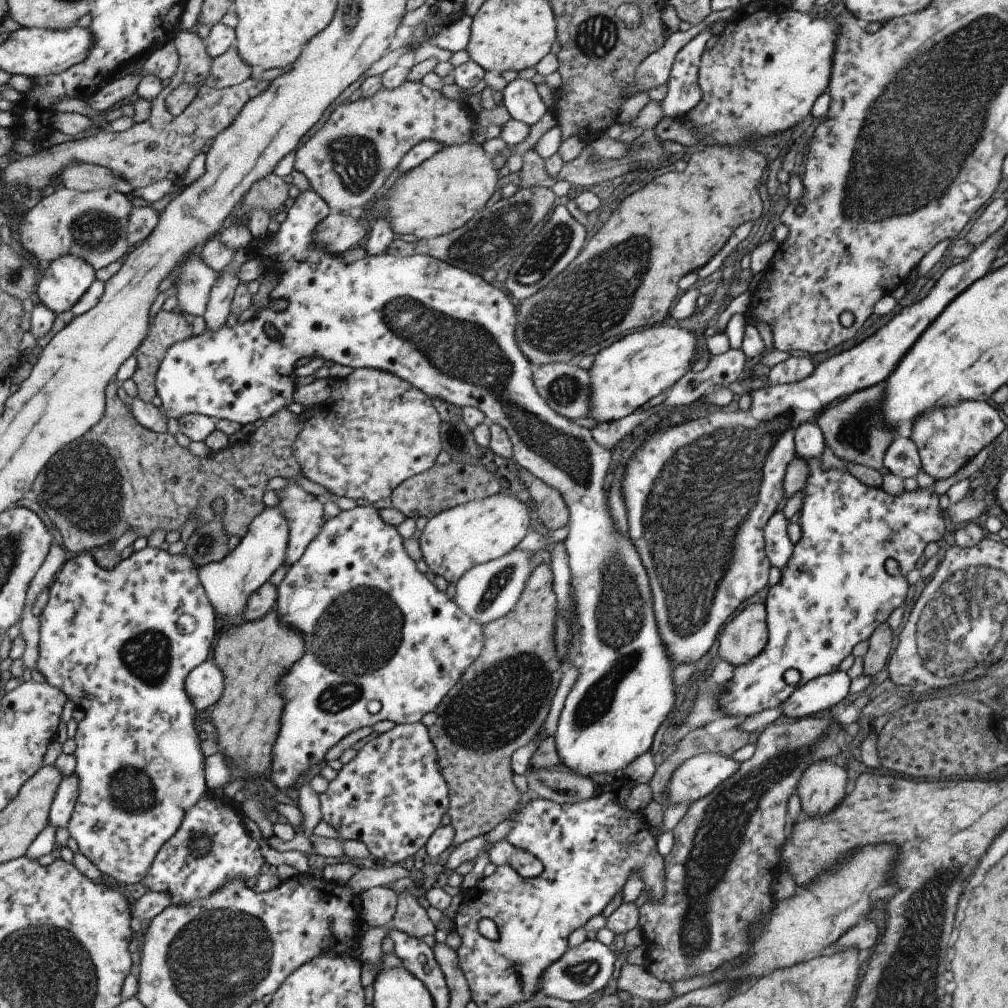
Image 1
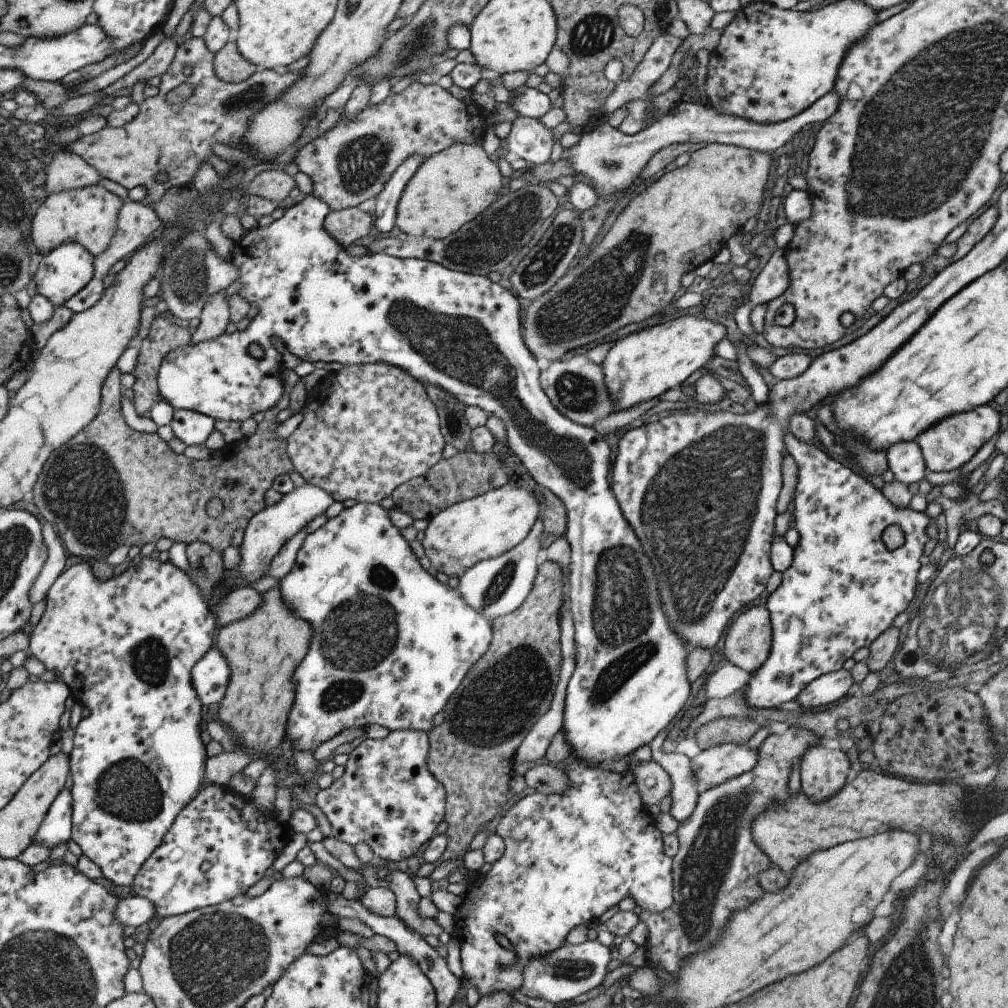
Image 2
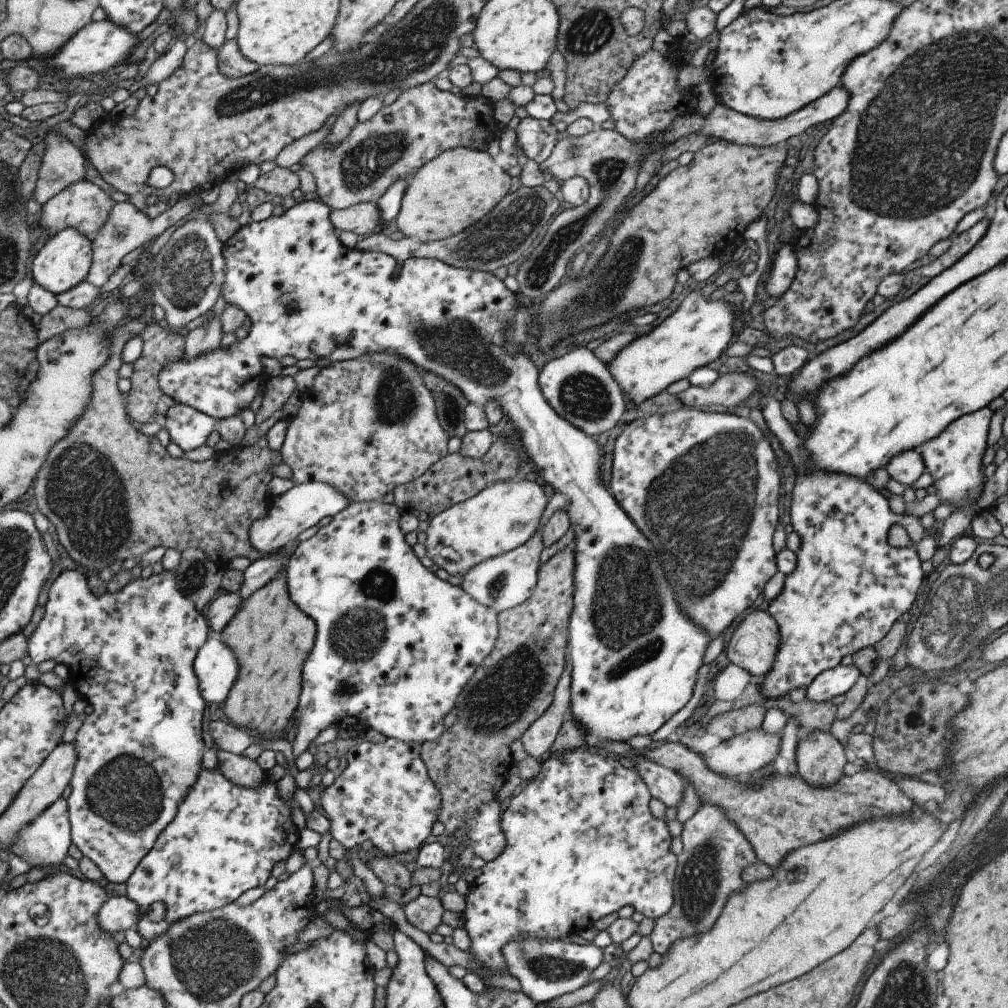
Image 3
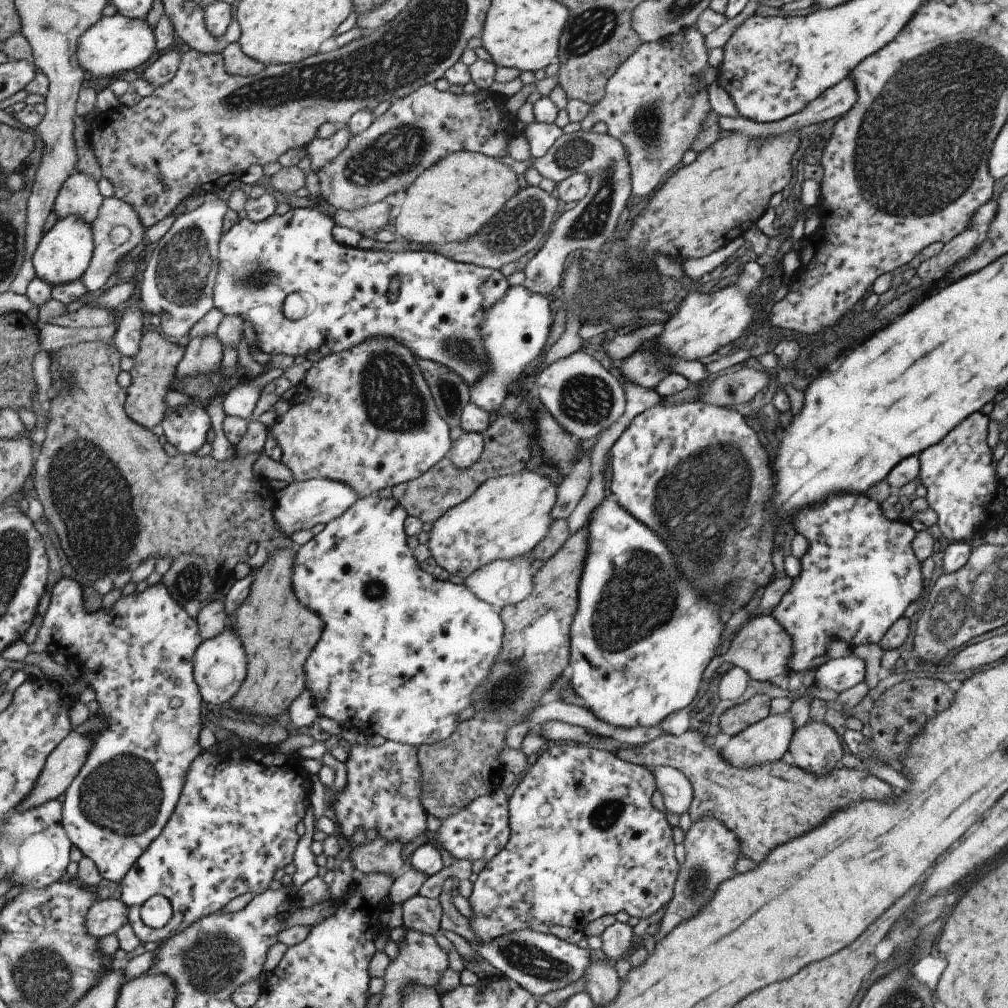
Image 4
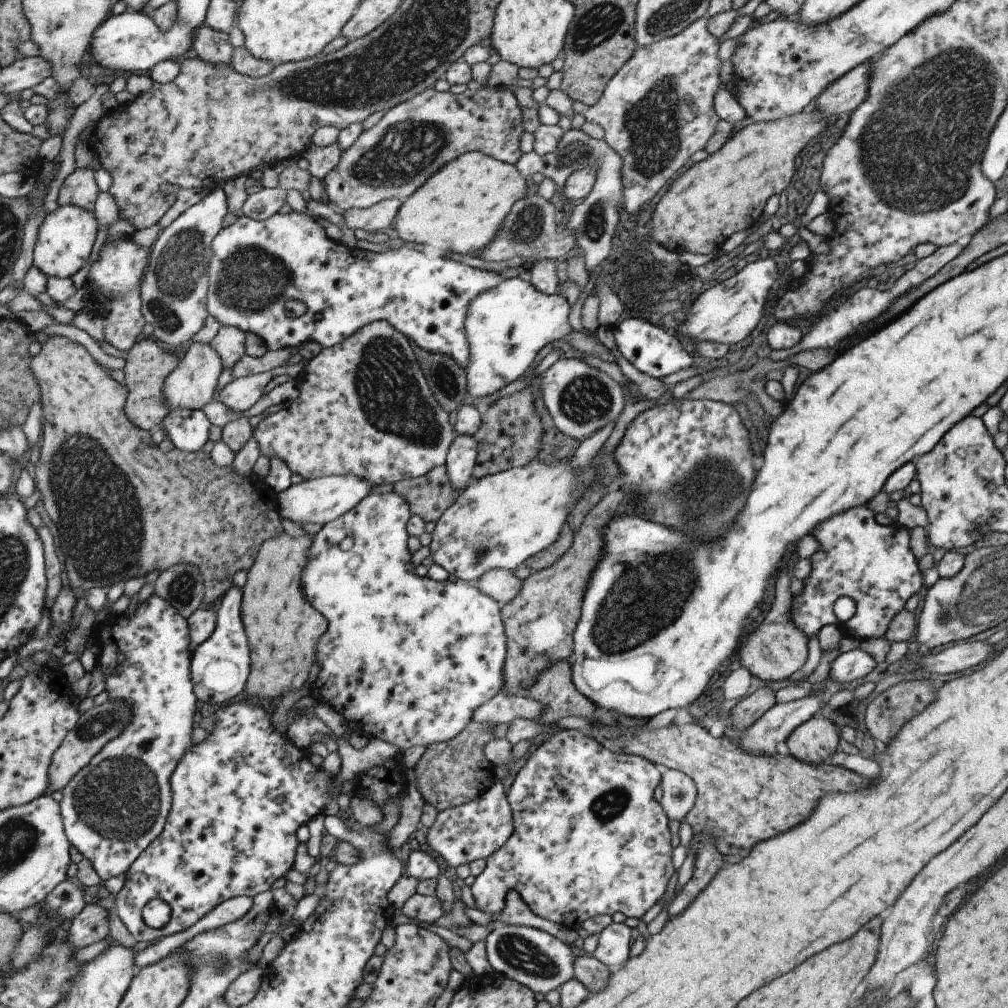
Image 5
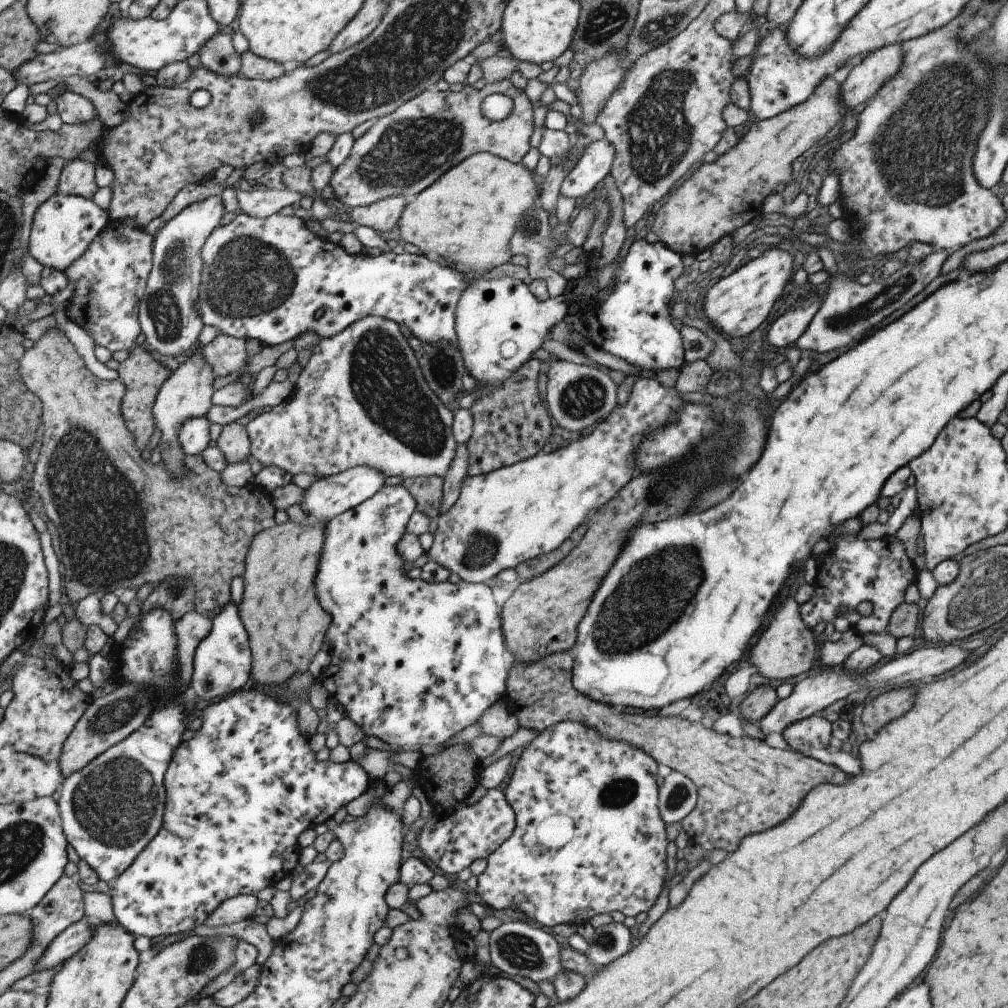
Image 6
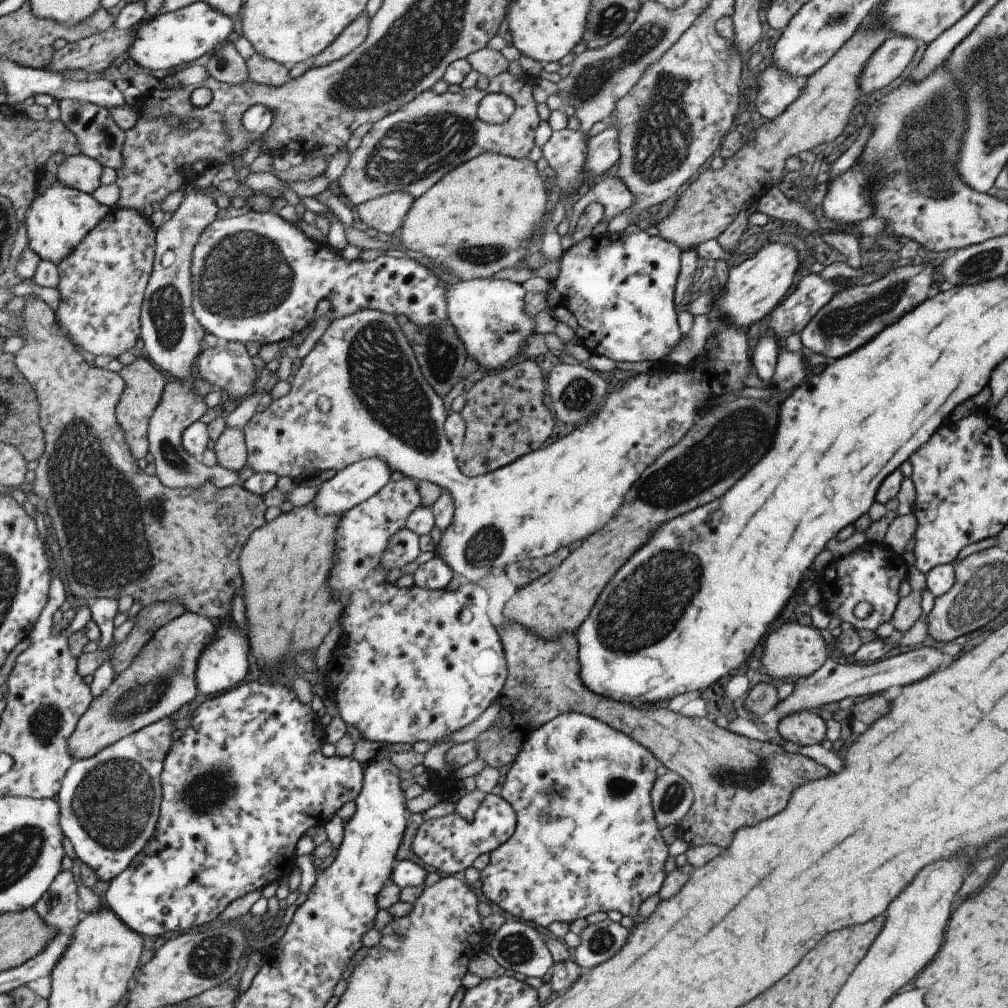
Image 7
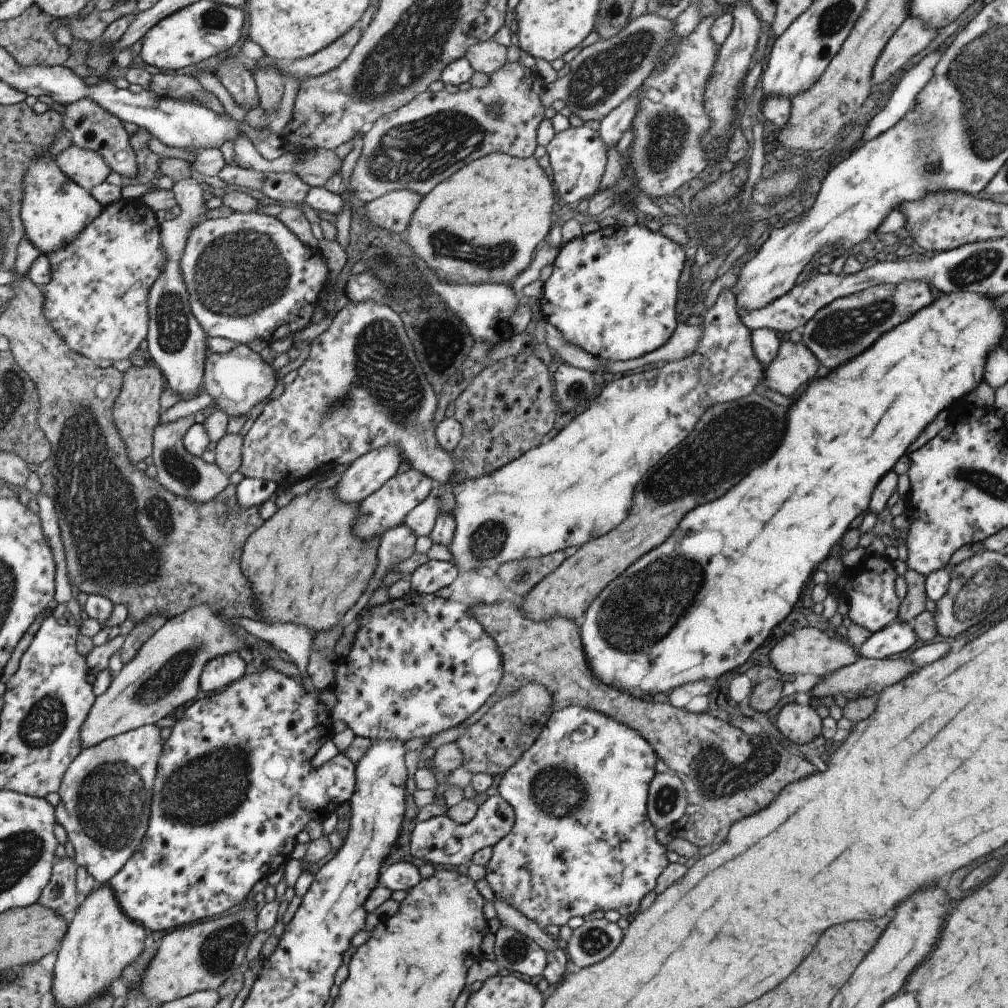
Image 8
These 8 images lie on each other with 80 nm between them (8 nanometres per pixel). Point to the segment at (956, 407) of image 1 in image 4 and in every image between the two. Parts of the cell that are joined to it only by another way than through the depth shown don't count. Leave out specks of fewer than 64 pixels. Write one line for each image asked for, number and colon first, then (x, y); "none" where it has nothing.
2: (947, 446)
3: (952, 458)
4: (957, 472)

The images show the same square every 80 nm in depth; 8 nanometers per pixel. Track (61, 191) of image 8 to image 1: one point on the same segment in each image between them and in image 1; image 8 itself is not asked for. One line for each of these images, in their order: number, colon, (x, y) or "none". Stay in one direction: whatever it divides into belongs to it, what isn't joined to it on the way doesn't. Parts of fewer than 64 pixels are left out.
1: (59, 285)
2: (63, 271)
3: (63, 261)
4: (62, 255)
5: (64, 241)
6: (62, 226)
7: (56, 220)

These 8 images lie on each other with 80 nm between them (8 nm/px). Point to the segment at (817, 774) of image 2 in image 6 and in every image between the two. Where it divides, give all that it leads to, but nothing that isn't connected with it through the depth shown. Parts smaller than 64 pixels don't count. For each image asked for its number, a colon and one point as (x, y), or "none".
3: (820, 758)
4: (815, 748)
5: (814, 739)
6: (814, 731)

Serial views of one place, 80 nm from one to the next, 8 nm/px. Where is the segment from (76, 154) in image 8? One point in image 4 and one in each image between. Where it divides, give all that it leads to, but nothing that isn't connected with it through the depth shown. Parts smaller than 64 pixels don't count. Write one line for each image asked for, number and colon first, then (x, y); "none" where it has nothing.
4: (79, 197)
5: (78, 188)
6: (77, 176)
7: (80, 172)

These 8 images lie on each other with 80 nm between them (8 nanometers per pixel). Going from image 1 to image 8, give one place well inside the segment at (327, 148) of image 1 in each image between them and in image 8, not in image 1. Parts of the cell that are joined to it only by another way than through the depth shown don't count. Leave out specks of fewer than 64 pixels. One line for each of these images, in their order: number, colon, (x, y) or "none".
2: (350, 162)
3: (423, 121)
4: (427, 124)
5: (413, 138)
6: (402, 153)
7: (410, 150)
8: (412, 148)

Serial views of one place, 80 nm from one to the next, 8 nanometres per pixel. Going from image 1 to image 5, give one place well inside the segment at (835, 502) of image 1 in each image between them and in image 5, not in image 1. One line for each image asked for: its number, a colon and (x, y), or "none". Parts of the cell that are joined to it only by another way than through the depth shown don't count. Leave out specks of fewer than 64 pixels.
2: (843, 587)
3: (848, 587)
4: (859, 573)
5: (872, 564)

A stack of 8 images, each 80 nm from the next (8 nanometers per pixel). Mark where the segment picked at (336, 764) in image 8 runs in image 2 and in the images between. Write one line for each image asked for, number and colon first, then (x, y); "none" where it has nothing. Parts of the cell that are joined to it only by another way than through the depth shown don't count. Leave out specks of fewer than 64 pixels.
2: (217, 847)
3: (224, 839)
4: (233, 825)
5: (237, 797)
6: (238, 793)
7: (244, 781)

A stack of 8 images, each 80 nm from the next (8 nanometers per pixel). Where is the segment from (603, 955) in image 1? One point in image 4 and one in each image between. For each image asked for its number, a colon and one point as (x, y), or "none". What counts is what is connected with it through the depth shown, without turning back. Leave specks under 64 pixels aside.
2: (558, 976)
3: (545, 969)
4: (538, 962)

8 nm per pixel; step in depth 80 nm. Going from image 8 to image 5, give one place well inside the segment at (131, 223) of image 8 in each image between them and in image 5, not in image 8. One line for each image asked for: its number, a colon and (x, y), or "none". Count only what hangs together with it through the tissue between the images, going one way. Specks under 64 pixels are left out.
5: (116, 273)
6: (108, 279)
7: (101, 283)

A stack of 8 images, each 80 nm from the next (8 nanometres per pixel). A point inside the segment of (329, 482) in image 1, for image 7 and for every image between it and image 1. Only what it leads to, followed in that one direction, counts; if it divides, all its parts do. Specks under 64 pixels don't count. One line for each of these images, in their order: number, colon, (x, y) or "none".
2: (367, 428)
3: (366, 425)
4: (364, 416)
5: (364, 408)
6: (361, 400)
7: (358, 393)

